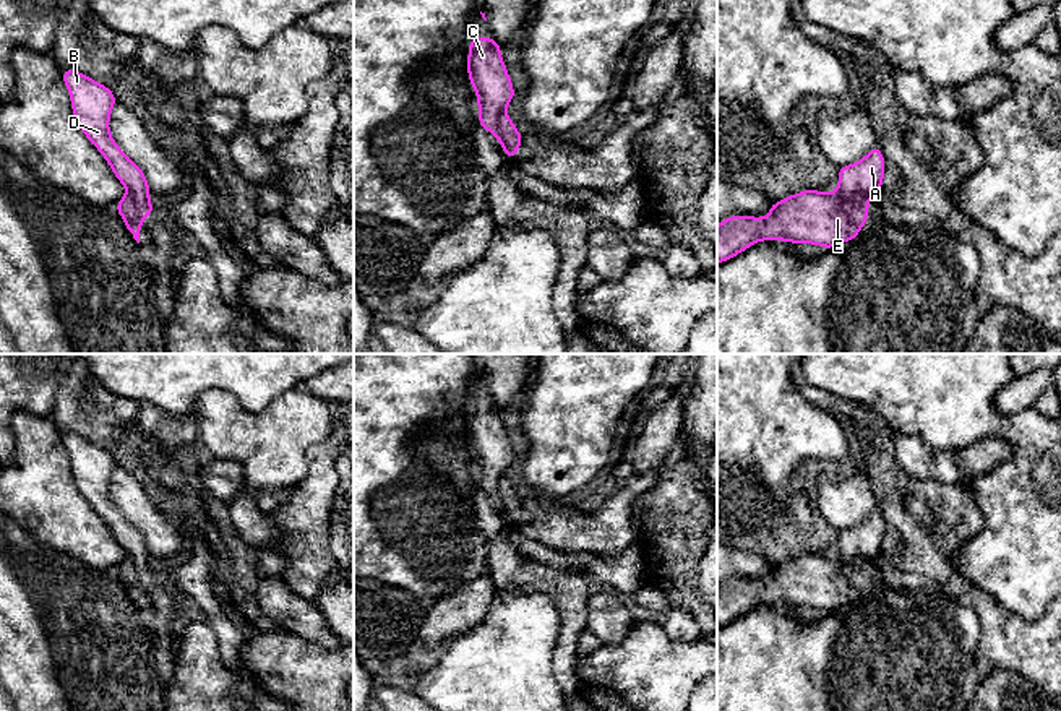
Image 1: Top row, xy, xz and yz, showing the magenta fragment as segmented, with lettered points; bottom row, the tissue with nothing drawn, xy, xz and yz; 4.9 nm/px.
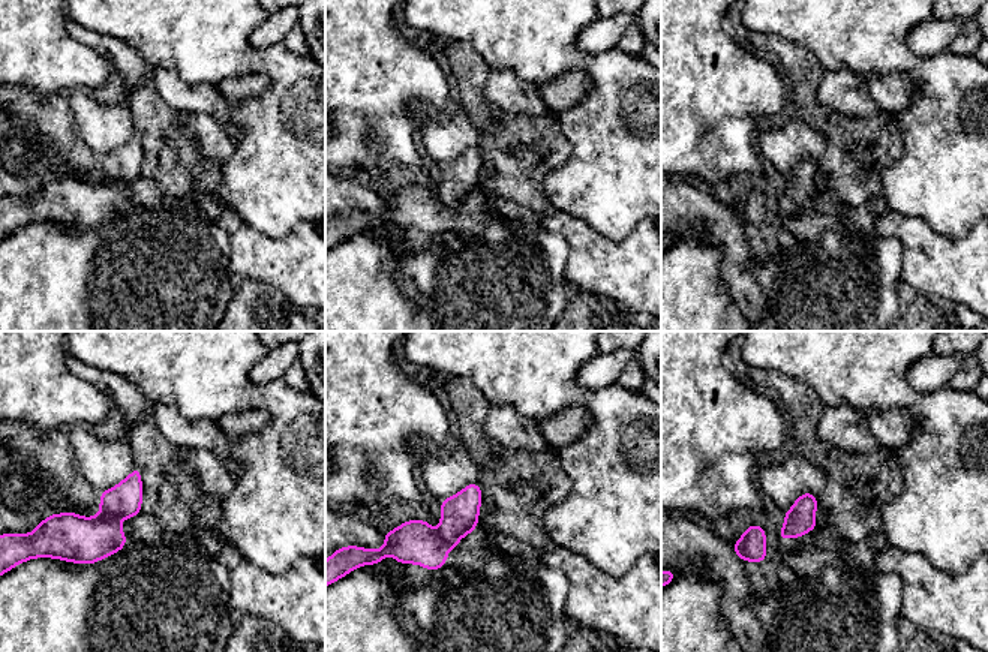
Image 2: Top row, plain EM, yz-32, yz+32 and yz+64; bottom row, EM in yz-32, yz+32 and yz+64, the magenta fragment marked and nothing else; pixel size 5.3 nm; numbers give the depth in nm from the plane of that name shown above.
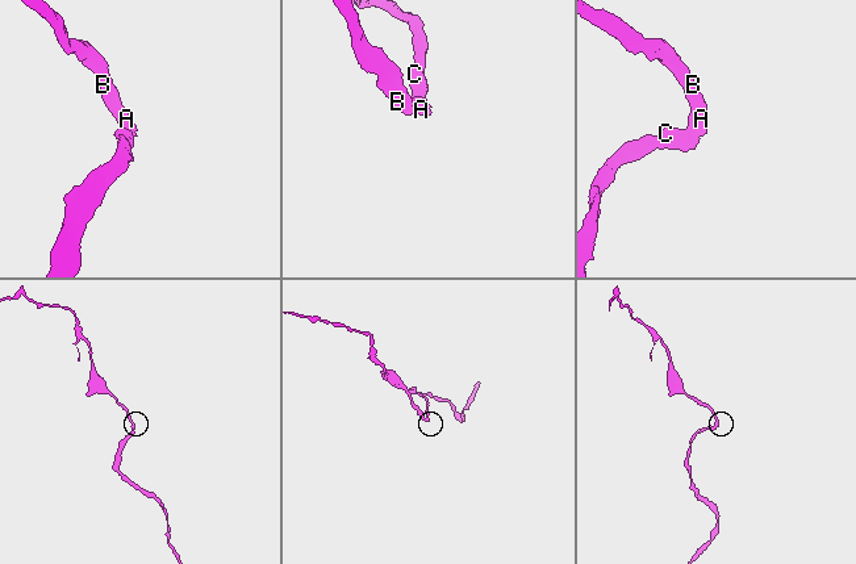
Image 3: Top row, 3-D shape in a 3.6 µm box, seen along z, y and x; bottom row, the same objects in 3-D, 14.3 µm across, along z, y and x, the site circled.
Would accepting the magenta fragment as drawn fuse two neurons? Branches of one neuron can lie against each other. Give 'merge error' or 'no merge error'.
merge error

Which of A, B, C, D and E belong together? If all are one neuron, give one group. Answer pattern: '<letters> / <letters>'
A B D / C E

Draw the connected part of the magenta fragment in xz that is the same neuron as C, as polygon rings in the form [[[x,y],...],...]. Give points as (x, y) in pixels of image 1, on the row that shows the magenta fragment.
[[[472,37],[467,71],[477,93],[479,122],[490,133],[498,133],[500,117],[514,97],[514,88],[500,54],[500,44],[490,37]]]

